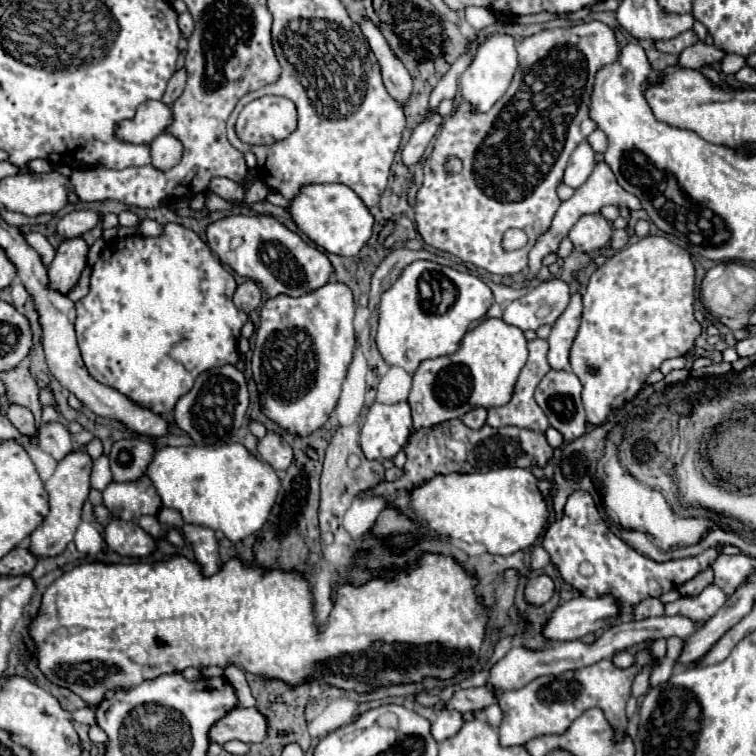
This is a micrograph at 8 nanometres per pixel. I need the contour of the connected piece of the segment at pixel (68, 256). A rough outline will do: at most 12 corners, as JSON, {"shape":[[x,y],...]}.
{"shape":[[82,237],[62,241],[48,267],[50,285],[68,293],[86,267]]}

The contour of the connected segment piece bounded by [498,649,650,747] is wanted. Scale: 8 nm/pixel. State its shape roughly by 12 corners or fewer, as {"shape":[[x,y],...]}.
{"shape":[[610,659],[498,695],[500,745],[562,733],[600,707],[626,733],[630,685]]}

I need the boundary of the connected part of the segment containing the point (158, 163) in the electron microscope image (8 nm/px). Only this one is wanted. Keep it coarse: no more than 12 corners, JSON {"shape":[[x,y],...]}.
{"shape":[[174,135],[154,139],[152,165],[170,169],[182,159],[184,145]]}

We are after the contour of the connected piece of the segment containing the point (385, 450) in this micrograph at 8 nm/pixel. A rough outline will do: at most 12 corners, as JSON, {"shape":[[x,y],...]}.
{"shape":[[372,403],[360,447],[368,459],[392,459],[412,427],[408,403]]}

